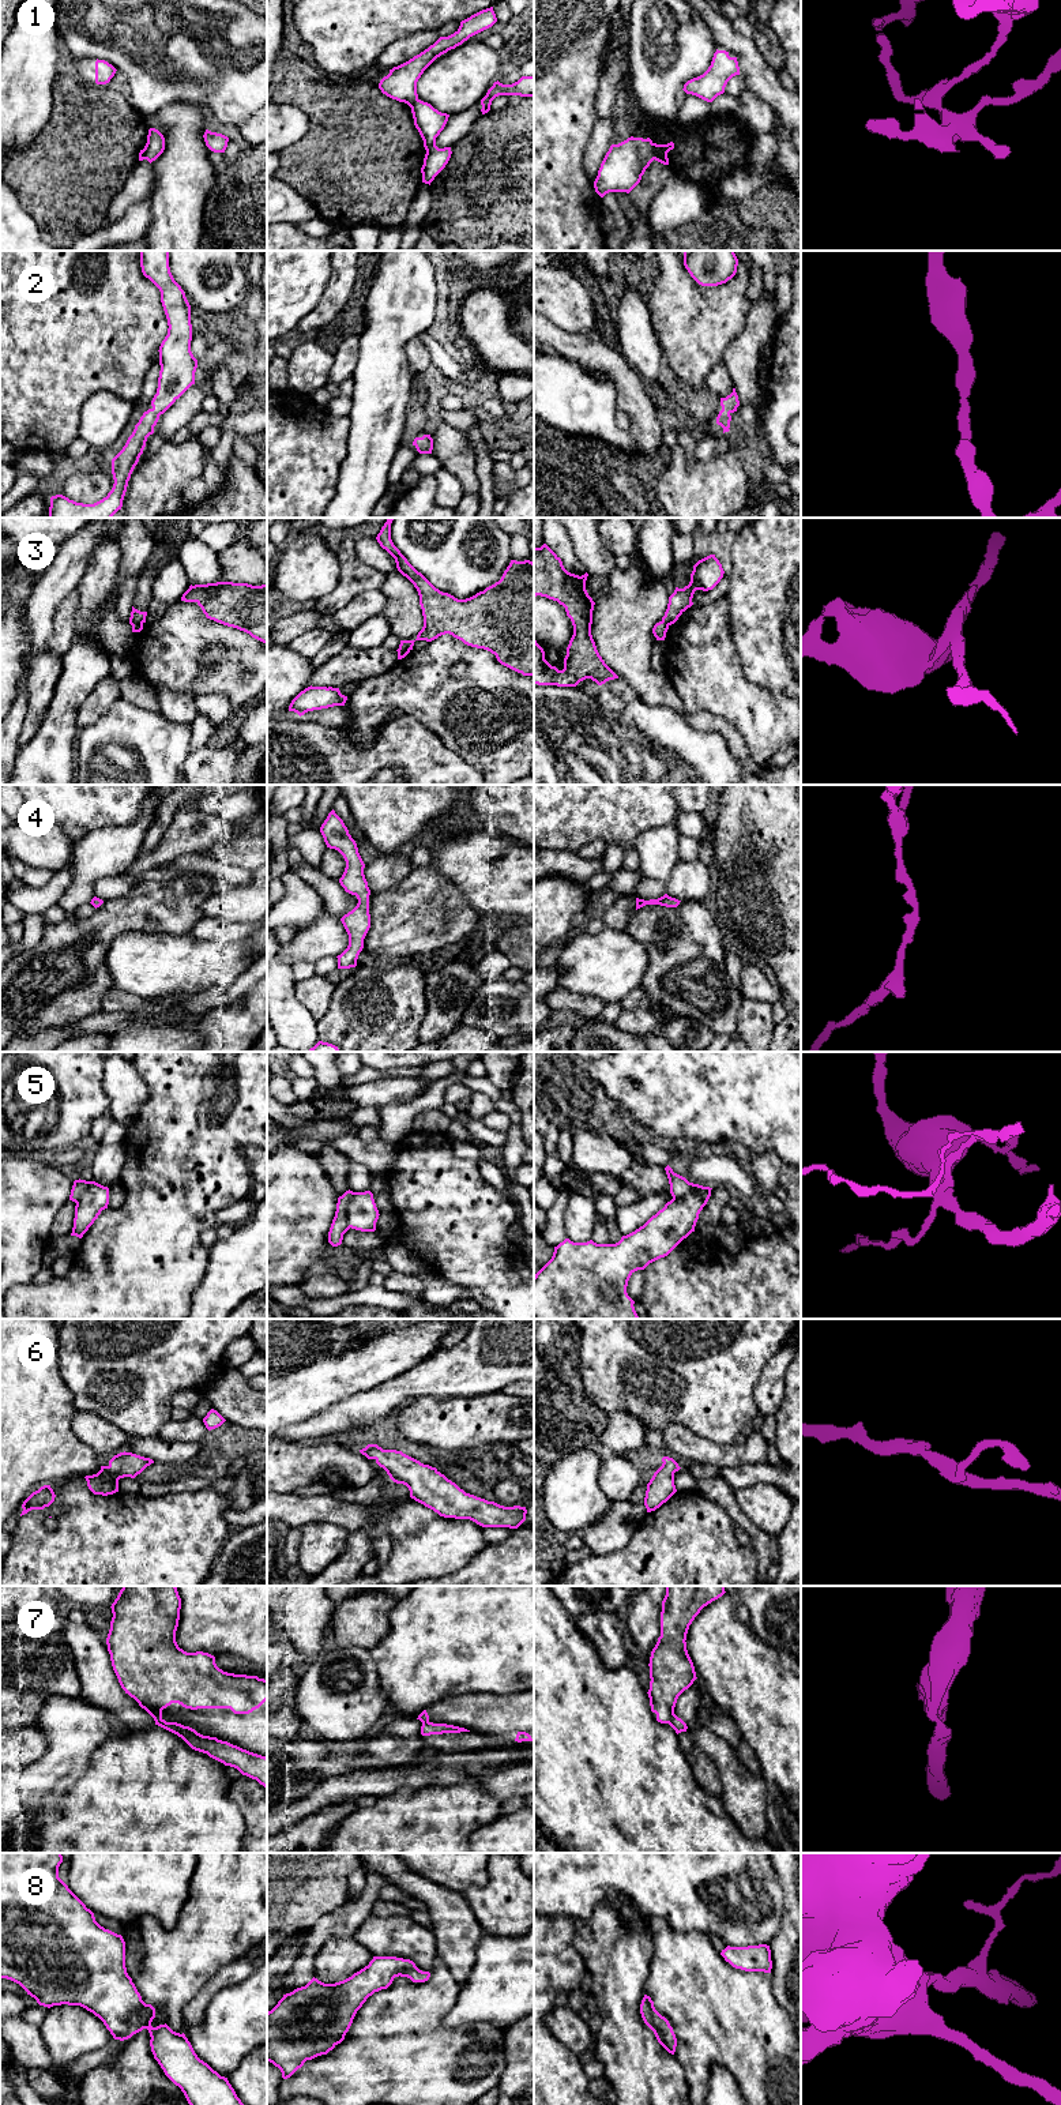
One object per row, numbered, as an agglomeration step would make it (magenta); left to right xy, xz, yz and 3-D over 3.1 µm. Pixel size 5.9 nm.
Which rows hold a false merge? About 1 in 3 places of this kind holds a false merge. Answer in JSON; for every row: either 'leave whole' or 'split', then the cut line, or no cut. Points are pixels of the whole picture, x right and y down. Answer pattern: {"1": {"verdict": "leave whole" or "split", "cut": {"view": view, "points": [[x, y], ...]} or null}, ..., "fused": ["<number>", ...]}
{"1": {"verdict": "split", "cut": {"view": "yz", "points": [[654, 143], [653, 158]]}}, "2": {"verdict": "leave whole", "cut": null}, "3": {"verdict": "split", "cut": {"view": "yz", "points": [[662, 620], [668, 626]]}}, "4": {"verdict": "leave whole", "cut": null}, "5": {"verdict": "split", "cut": {"view": "xz", "points": [[354, 1192], [347, 1207], [349, 1226]]}}, "6": {"verdict": "leave whole", "cut": null}, "7": {"verdict": "split", "cut": {"view": "yz", "points": [[674, 1714], [669, 1724]]}}, "8": {"verdict": "leave whole", "cut": null}, "fused": ["1", "3", "5", "7"]}

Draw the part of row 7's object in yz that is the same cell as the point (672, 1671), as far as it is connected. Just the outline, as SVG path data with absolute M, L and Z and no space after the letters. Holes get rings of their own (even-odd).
M666 1586L661 1612L661 1636L651 1651L648 1664L651 1681L647 1694L658 1722L670 1724L678 1696L697 1679L685 1642L689 1625L704 1606L725 1593L725 1586Z

